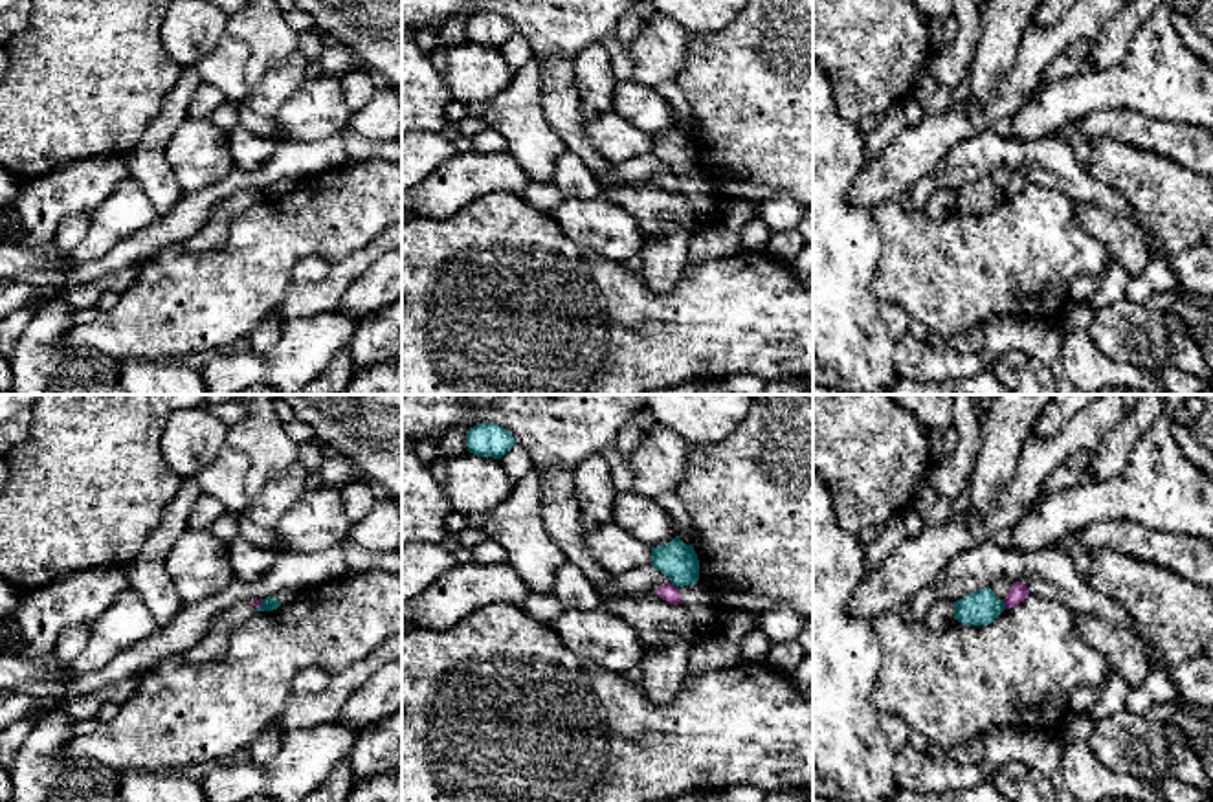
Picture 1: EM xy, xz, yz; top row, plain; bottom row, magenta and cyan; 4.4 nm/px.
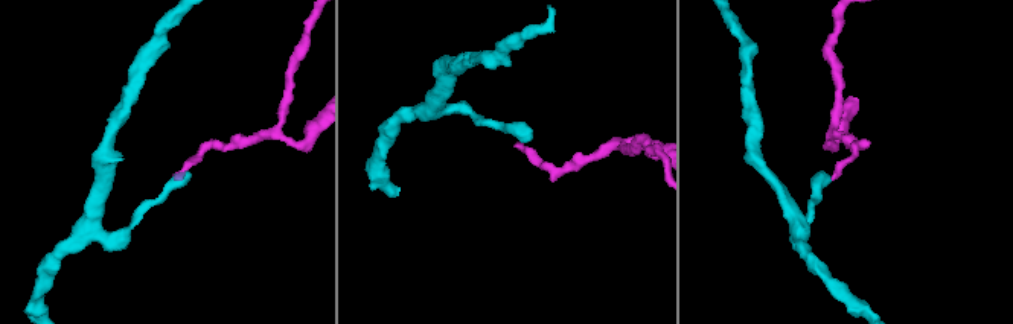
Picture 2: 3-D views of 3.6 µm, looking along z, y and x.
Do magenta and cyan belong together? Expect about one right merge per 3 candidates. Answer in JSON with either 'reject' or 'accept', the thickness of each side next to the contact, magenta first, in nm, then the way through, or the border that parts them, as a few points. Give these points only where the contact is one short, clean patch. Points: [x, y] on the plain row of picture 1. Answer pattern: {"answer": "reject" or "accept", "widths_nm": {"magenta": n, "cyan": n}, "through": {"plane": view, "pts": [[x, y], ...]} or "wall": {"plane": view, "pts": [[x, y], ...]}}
{"answer": "reject", "widths_nm": {"magenta": 80, "cyan": 150}, "wall": {"plane": "yz", "pts": [[1002, 189], [1006, 197]]}}

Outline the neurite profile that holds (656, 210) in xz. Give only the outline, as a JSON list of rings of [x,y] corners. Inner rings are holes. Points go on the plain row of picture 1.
[[[655,178],[620,182],[615,187],[606,187],[602,198],[620,206],[635,218],[644,244],[666,235],[677,226],[696,231],[707,224],[707,220],[690,207],[684,193],[666,191]]]

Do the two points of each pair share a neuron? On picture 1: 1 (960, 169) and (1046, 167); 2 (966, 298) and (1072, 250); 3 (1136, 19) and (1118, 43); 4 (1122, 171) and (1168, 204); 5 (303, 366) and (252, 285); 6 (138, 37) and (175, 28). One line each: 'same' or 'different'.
1: same
2: same
3: same
4: same
5: different
6: different

